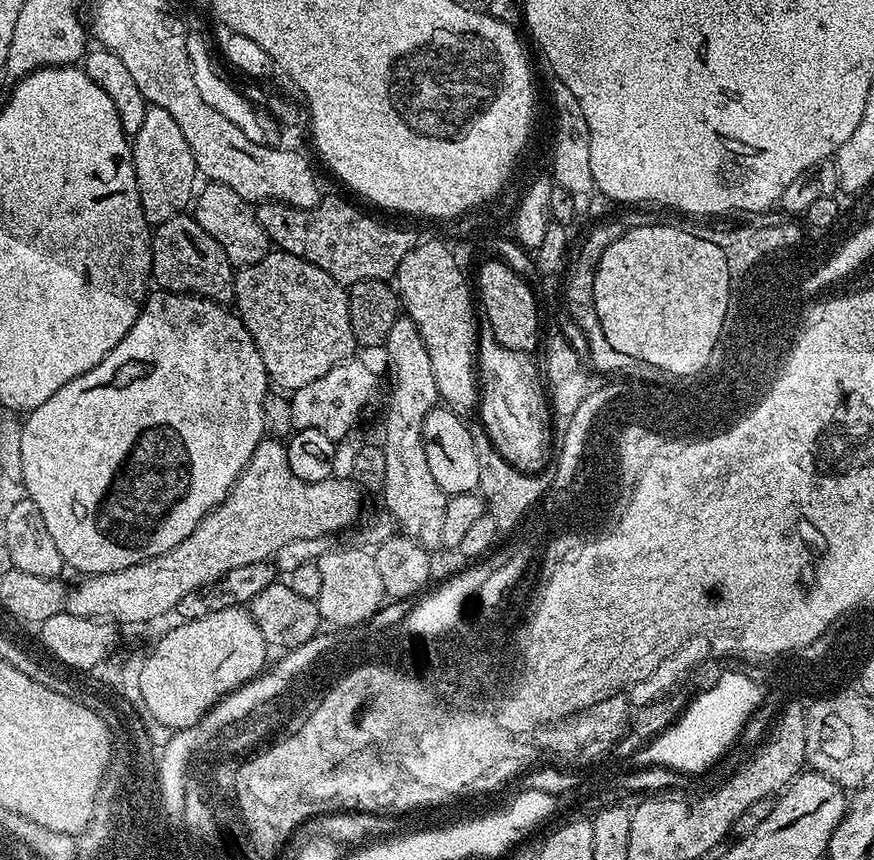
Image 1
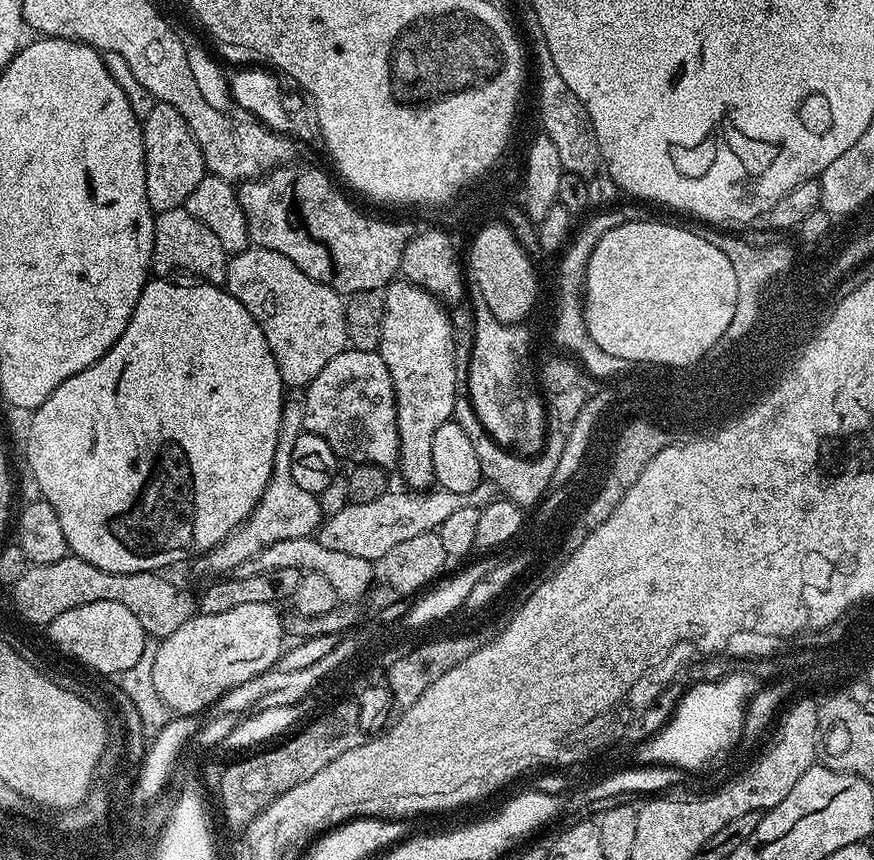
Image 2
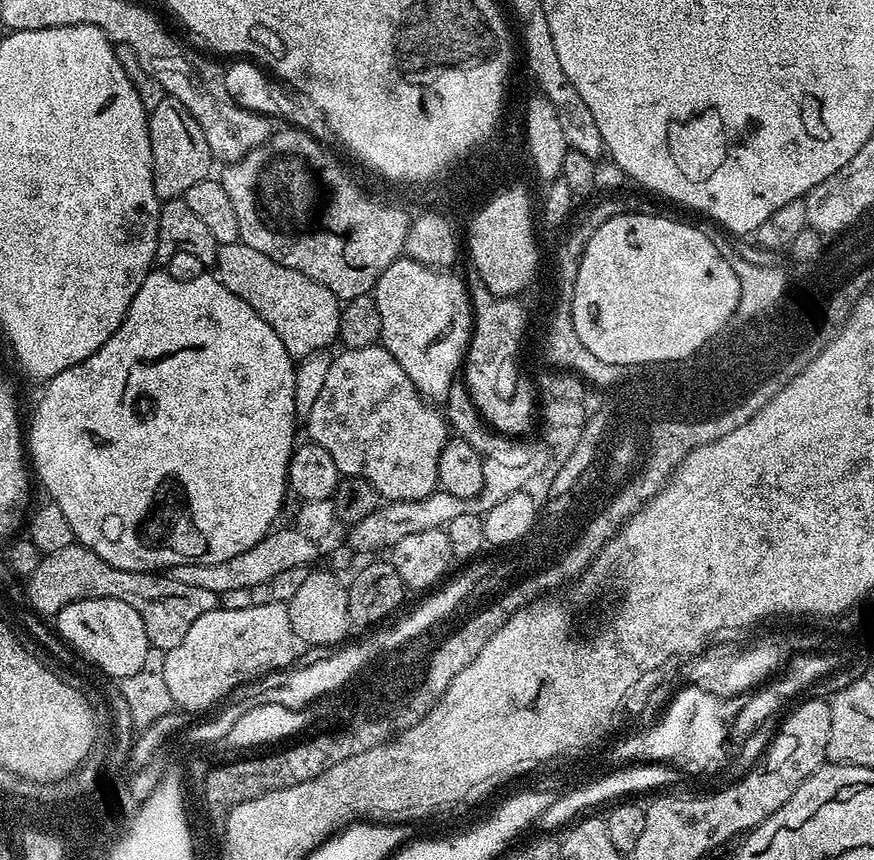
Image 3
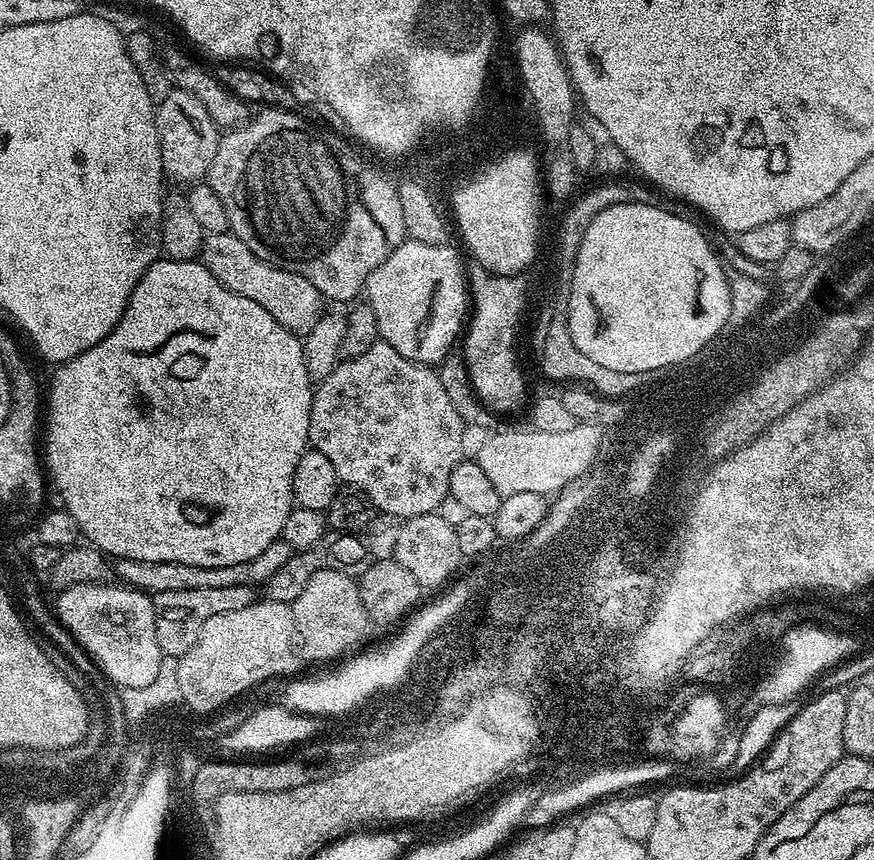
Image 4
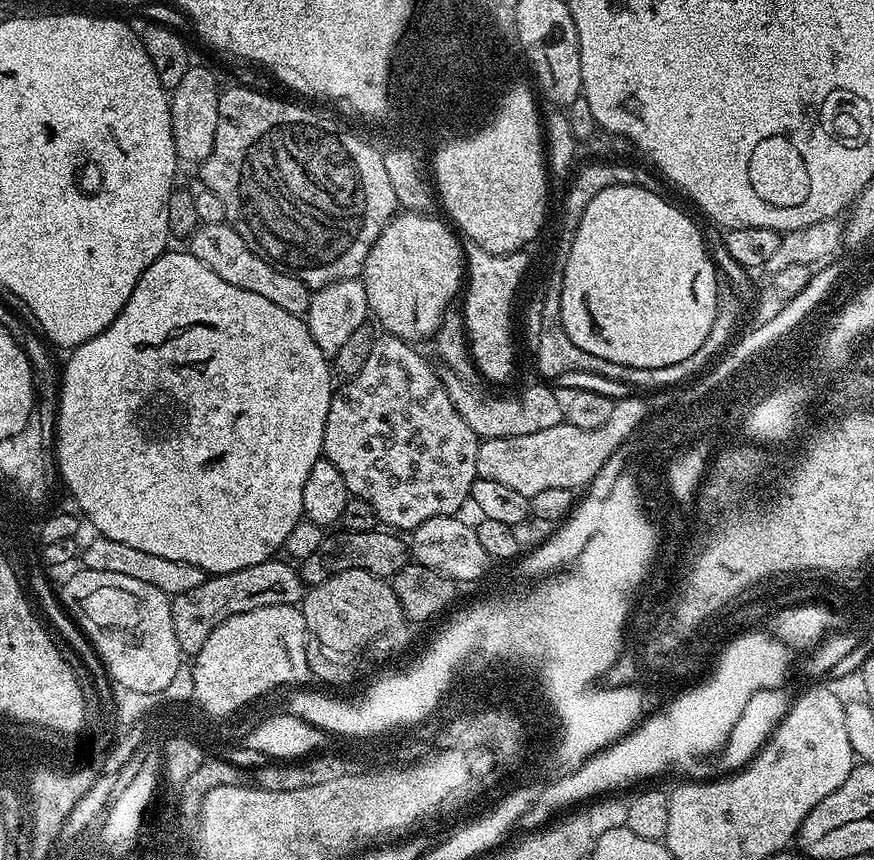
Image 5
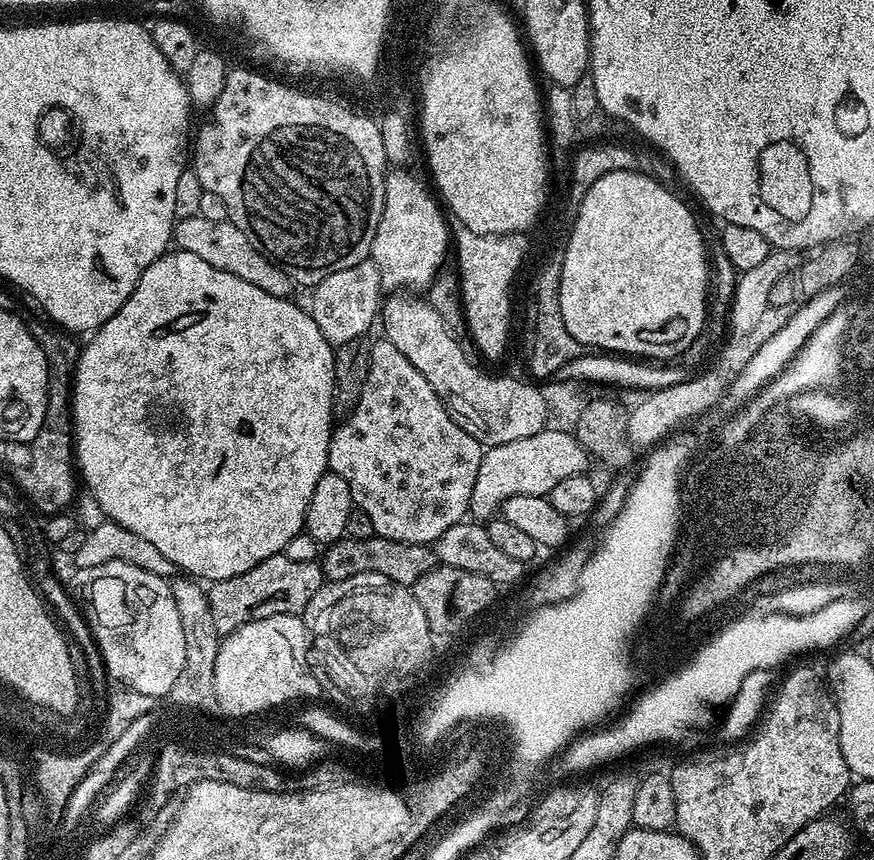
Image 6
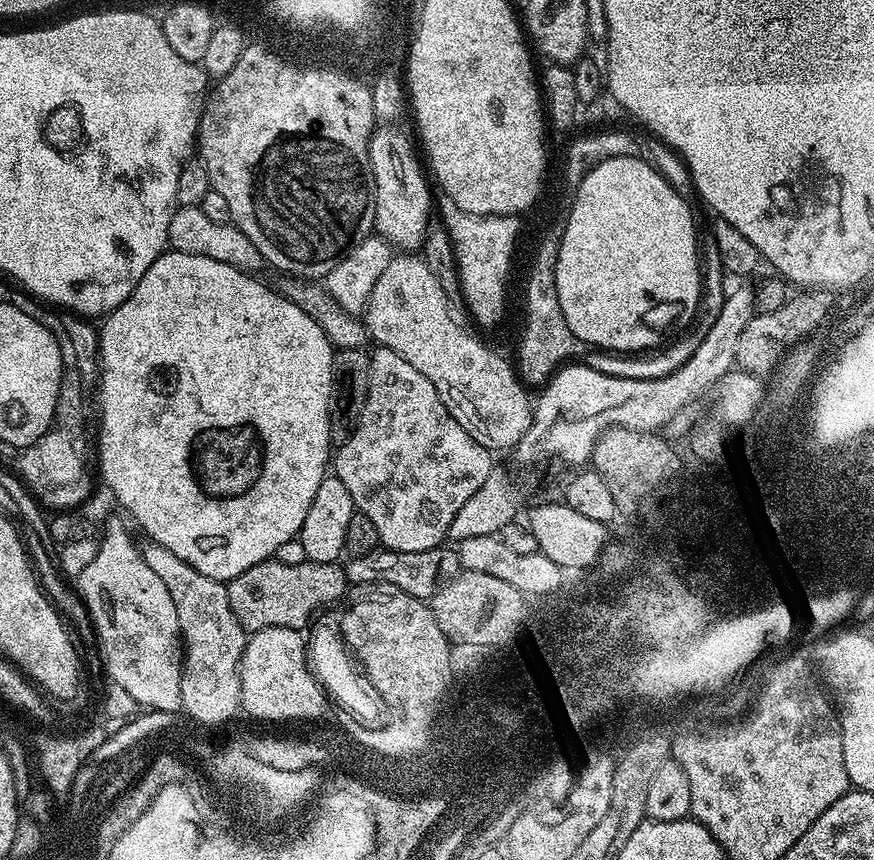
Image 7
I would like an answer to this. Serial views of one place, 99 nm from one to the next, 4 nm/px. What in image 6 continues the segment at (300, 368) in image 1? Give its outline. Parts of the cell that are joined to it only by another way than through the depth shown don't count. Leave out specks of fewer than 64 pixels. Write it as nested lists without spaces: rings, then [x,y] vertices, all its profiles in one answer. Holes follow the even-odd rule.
[[[191,216],[177,219],[172,238],[175,247],[181,252],[195,254],[202,262],[210,262],[214,270],[226,270],[226,274],[234,274],[234,278],[242,278],[242,282],[251,282],[258,290],[266,290],[266,294],[274,294],[274,298],[289,299],[293,295],[294,281],[285,268],[275,264],[271,258],[264,255],[259,248],[238,230],[230,221],[214,222],[210,218]]]

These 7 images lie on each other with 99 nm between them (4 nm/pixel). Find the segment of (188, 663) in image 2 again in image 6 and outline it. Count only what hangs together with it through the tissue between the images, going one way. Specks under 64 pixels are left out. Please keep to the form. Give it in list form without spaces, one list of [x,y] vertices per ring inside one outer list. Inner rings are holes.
[[[290,614],[246,622],[221,639],[210,679],[216,704],[225,717],[255,717],[267,713],[267,708],[279,709],[290,698],[316,693],[319,678],[310,663],[308,627],[300,616]]]

